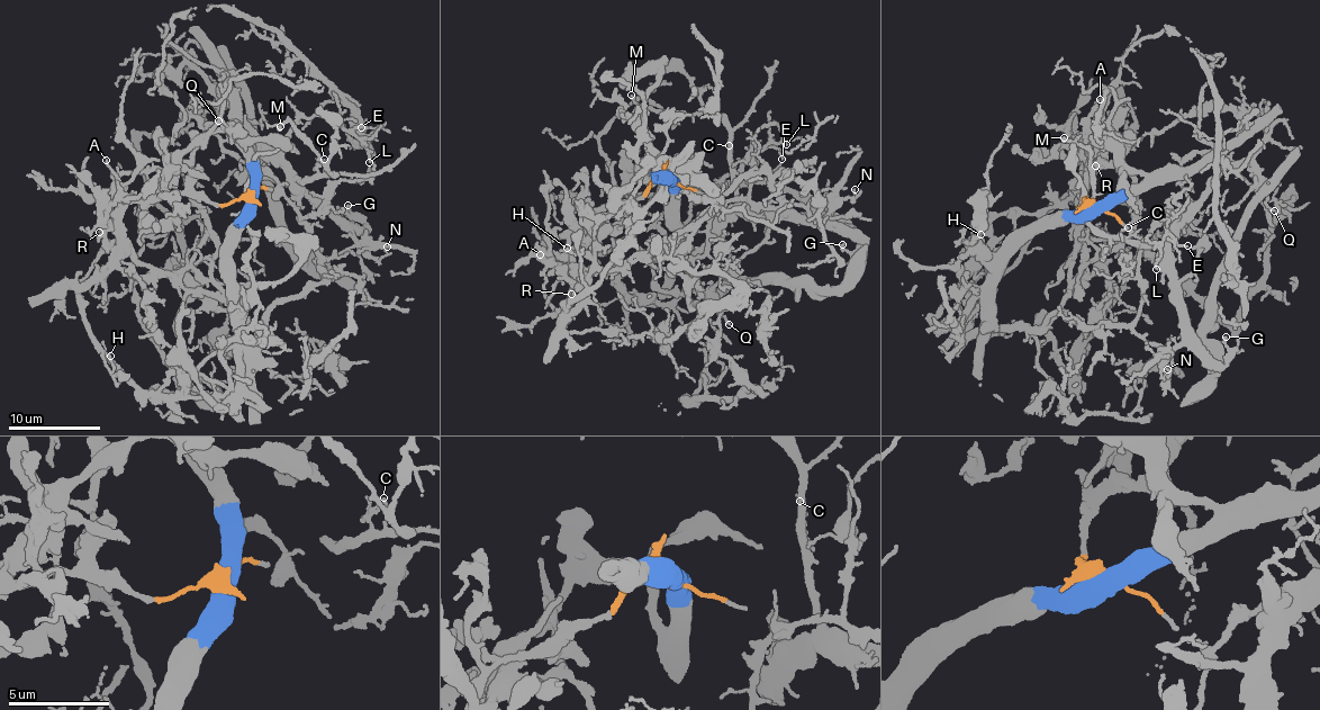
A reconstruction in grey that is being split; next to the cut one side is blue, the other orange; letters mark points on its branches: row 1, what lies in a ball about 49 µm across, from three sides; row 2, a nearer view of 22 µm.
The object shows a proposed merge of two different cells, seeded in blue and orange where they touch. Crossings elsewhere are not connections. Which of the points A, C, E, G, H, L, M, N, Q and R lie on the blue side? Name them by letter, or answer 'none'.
C, E, G, L, M, N, Q

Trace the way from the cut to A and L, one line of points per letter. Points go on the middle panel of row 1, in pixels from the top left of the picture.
A: (667, 178), (649, 181), (643, 192), (590, 218), (571, 251), (558, 257), (550, 251), (540, 254)
L: (667, 178), (678, 233), (676, 252), (687, 260), (710, 239), (721, 180), (772, 142), (786, 144)

